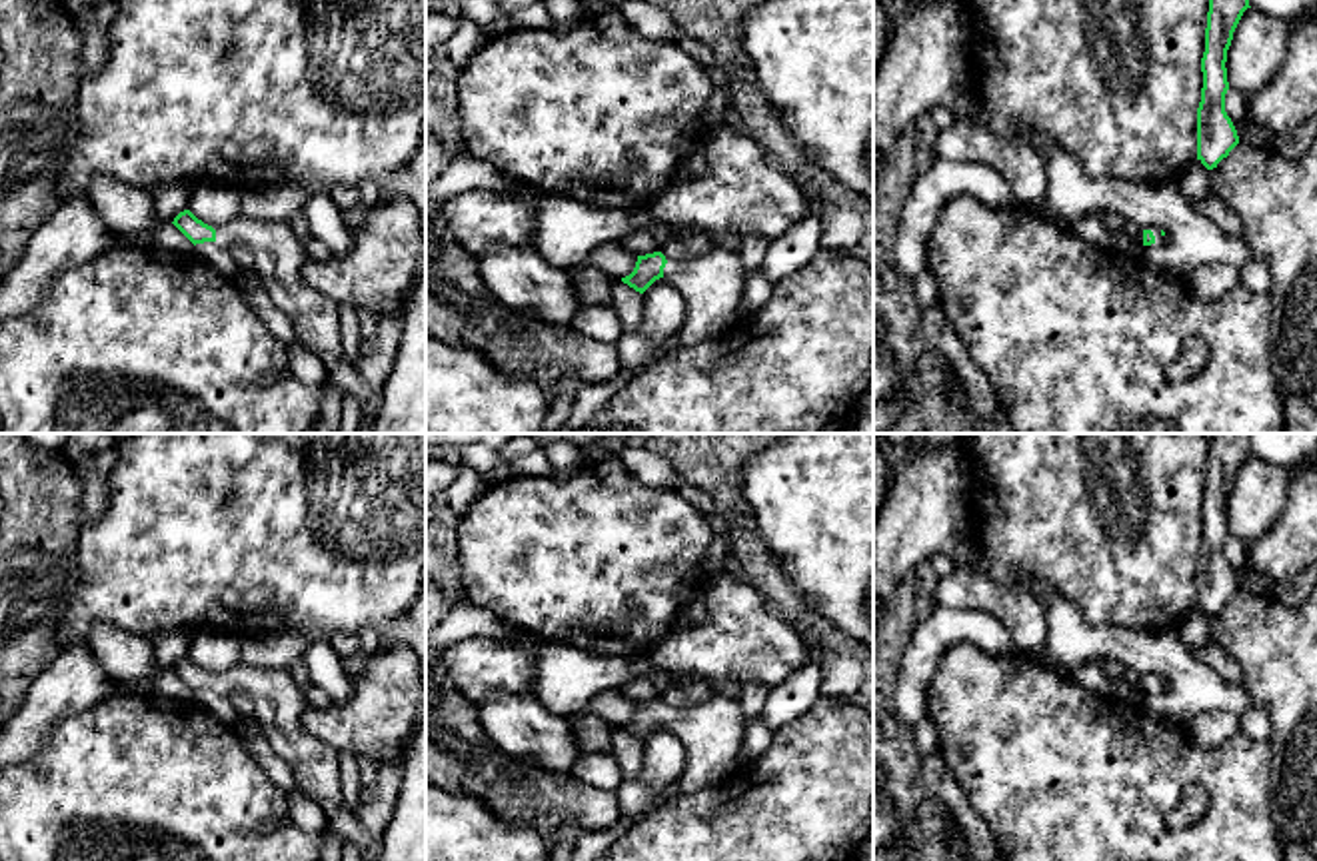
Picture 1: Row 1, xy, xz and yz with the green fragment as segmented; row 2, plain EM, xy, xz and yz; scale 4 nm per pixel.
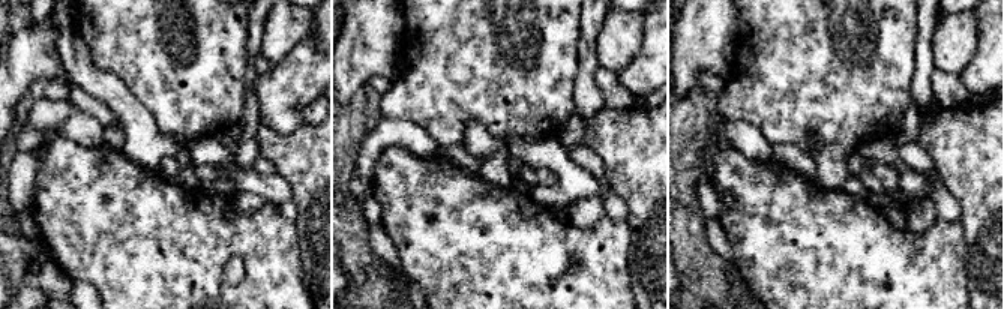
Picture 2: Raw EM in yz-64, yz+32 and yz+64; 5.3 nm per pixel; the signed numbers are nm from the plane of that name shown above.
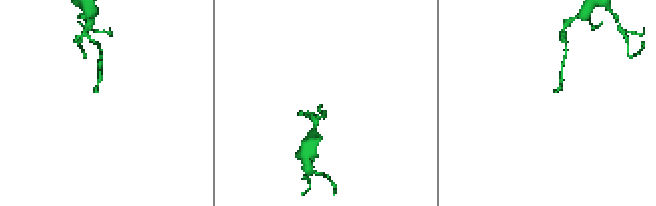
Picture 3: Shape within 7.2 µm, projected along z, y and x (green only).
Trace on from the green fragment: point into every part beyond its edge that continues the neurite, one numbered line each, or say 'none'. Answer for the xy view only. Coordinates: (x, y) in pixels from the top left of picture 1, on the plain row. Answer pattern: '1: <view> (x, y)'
1: xy (278, 702)

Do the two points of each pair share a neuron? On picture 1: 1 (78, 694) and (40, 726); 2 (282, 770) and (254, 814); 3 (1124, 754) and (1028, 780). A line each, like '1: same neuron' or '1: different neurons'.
1: same neuron
2: different neurons
3: same neuron

